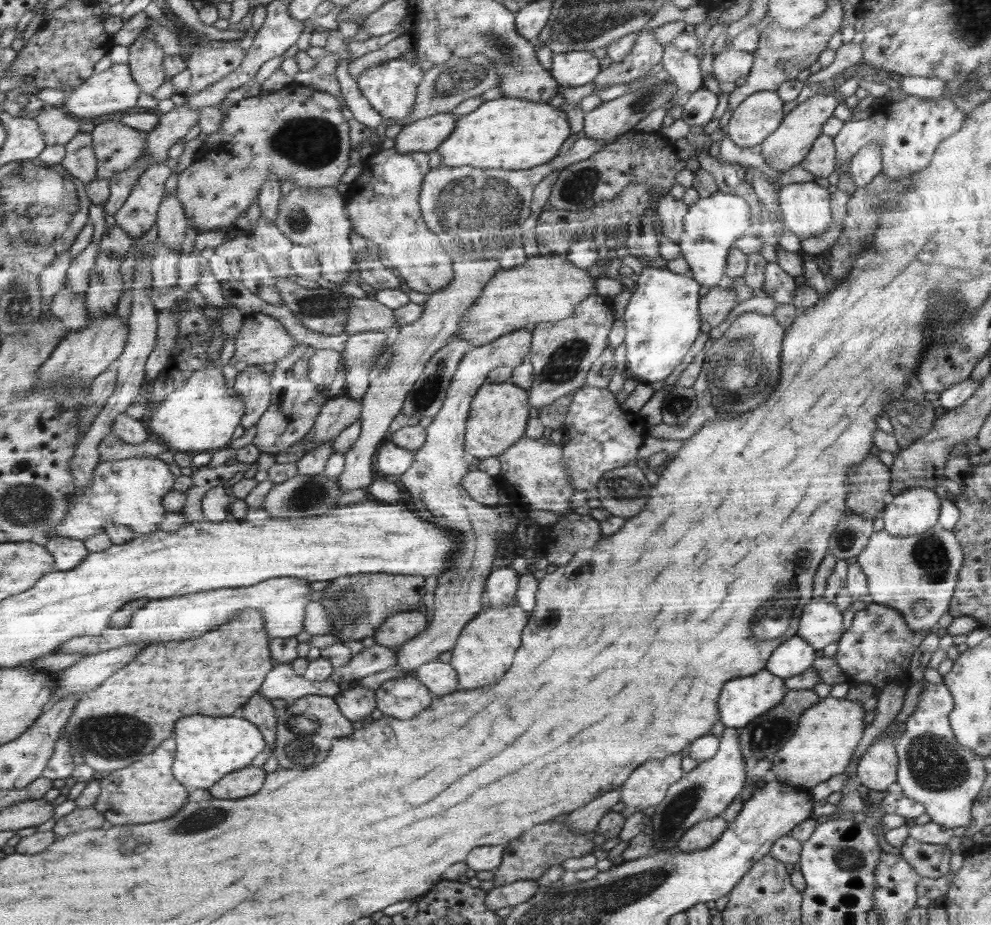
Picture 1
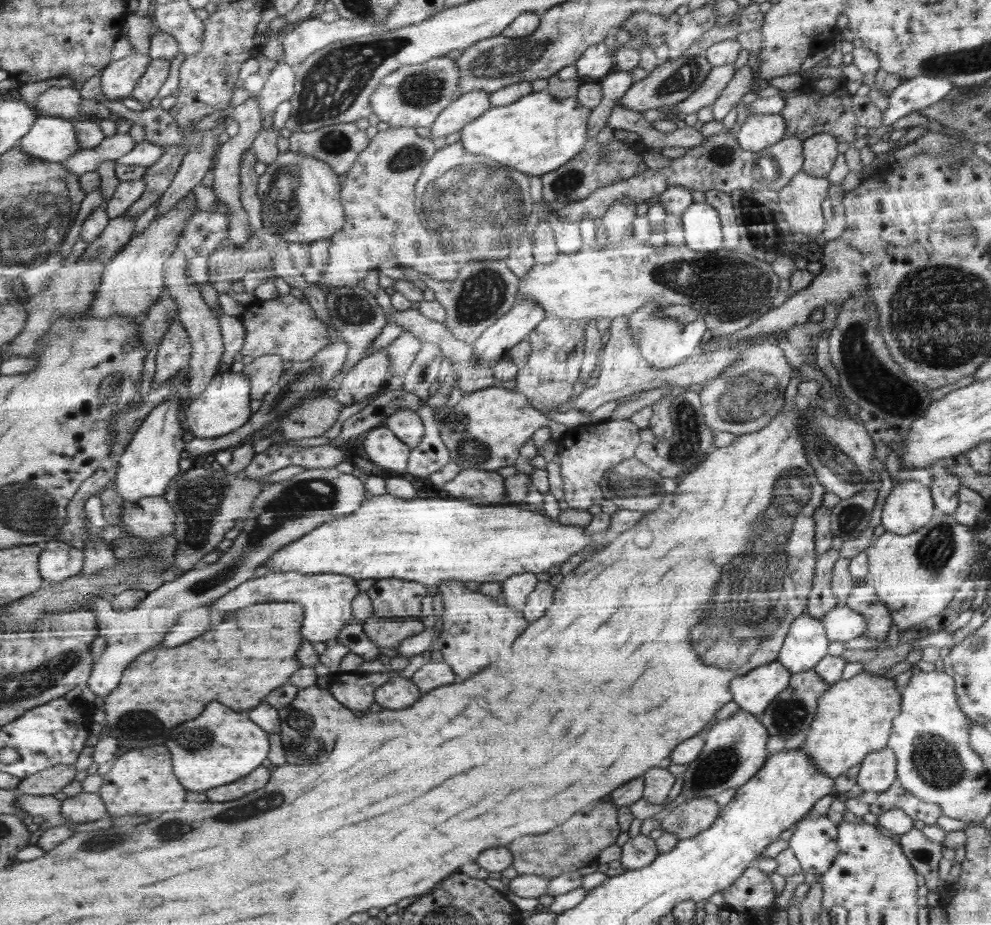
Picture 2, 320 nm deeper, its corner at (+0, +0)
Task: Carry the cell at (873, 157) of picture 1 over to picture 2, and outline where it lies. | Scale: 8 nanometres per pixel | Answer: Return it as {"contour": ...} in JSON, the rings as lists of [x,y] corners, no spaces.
{"contour":[[[918,76],[903,80],[889,98],[889,105],[883,112],[882,125],[890,126],[914,111],[921,111],[942,100],[953,84],[945,78]]]}

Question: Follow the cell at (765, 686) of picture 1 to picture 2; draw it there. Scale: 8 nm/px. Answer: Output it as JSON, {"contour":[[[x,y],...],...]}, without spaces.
{"contour":[[[776,660],[743,674],[730,688],[734,688],[734,700],[740,709],[760,715],[791,681],[792,673]]]}

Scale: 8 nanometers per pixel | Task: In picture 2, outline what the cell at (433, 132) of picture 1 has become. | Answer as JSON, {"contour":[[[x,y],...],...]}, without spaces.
{"contour":[[[486,91],[462,93],[462,96],[446,107],[431,124],[430,140],[458,132],[480,115],[484,115],[492,107],[489,96],[490,93]]]}

